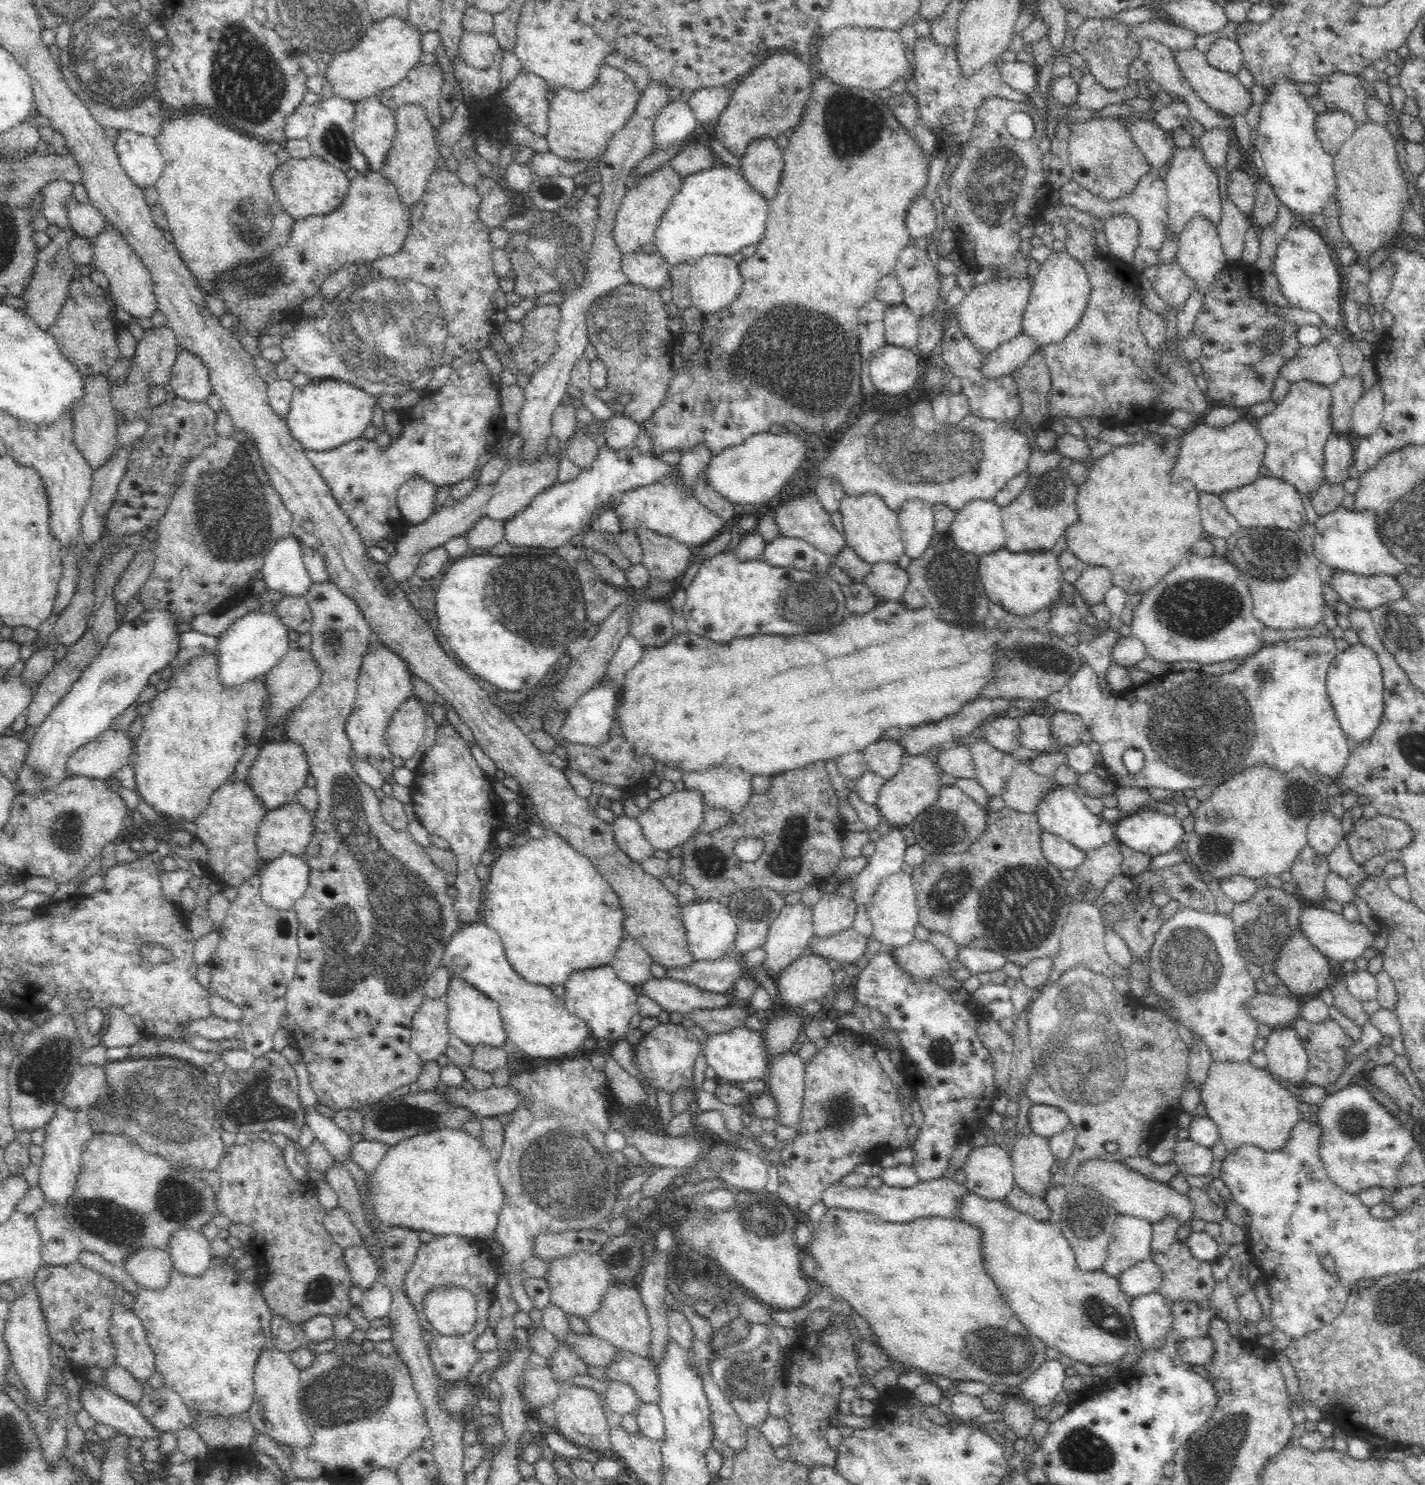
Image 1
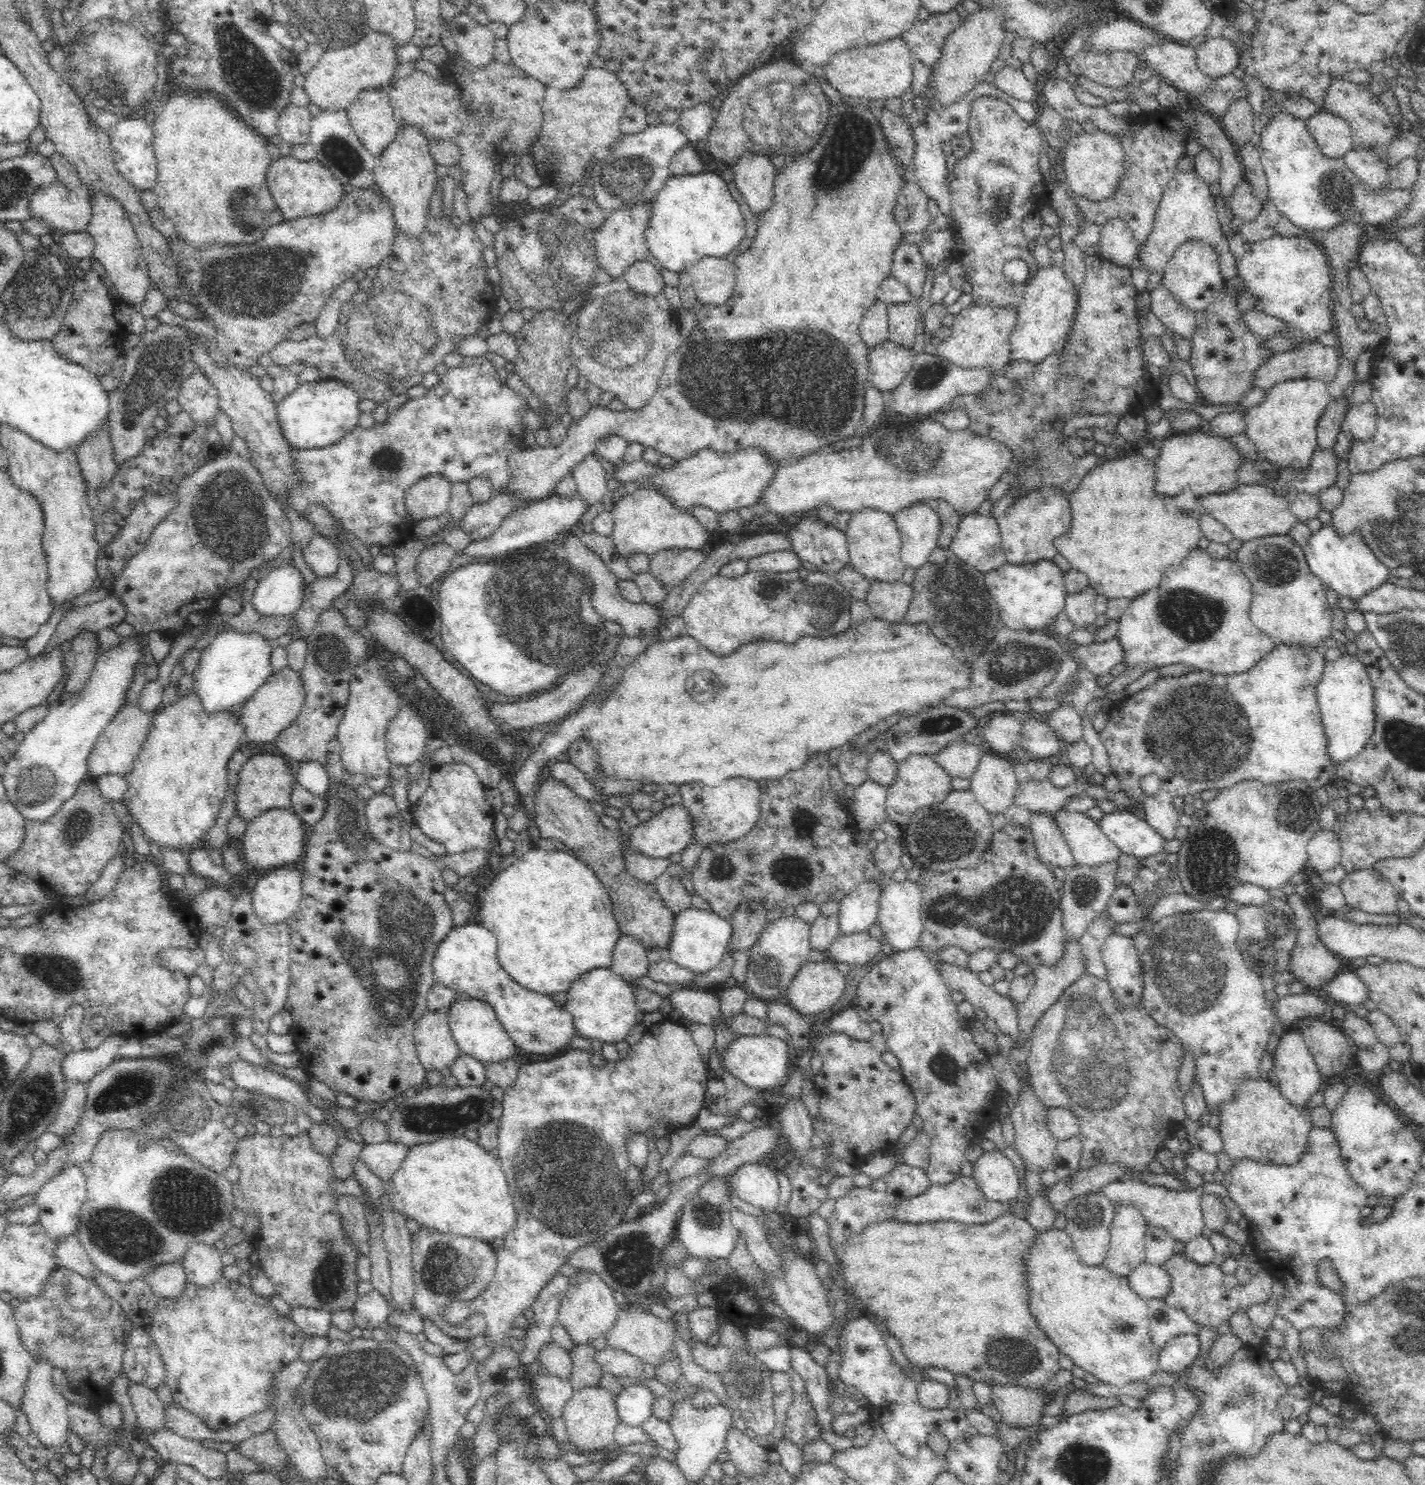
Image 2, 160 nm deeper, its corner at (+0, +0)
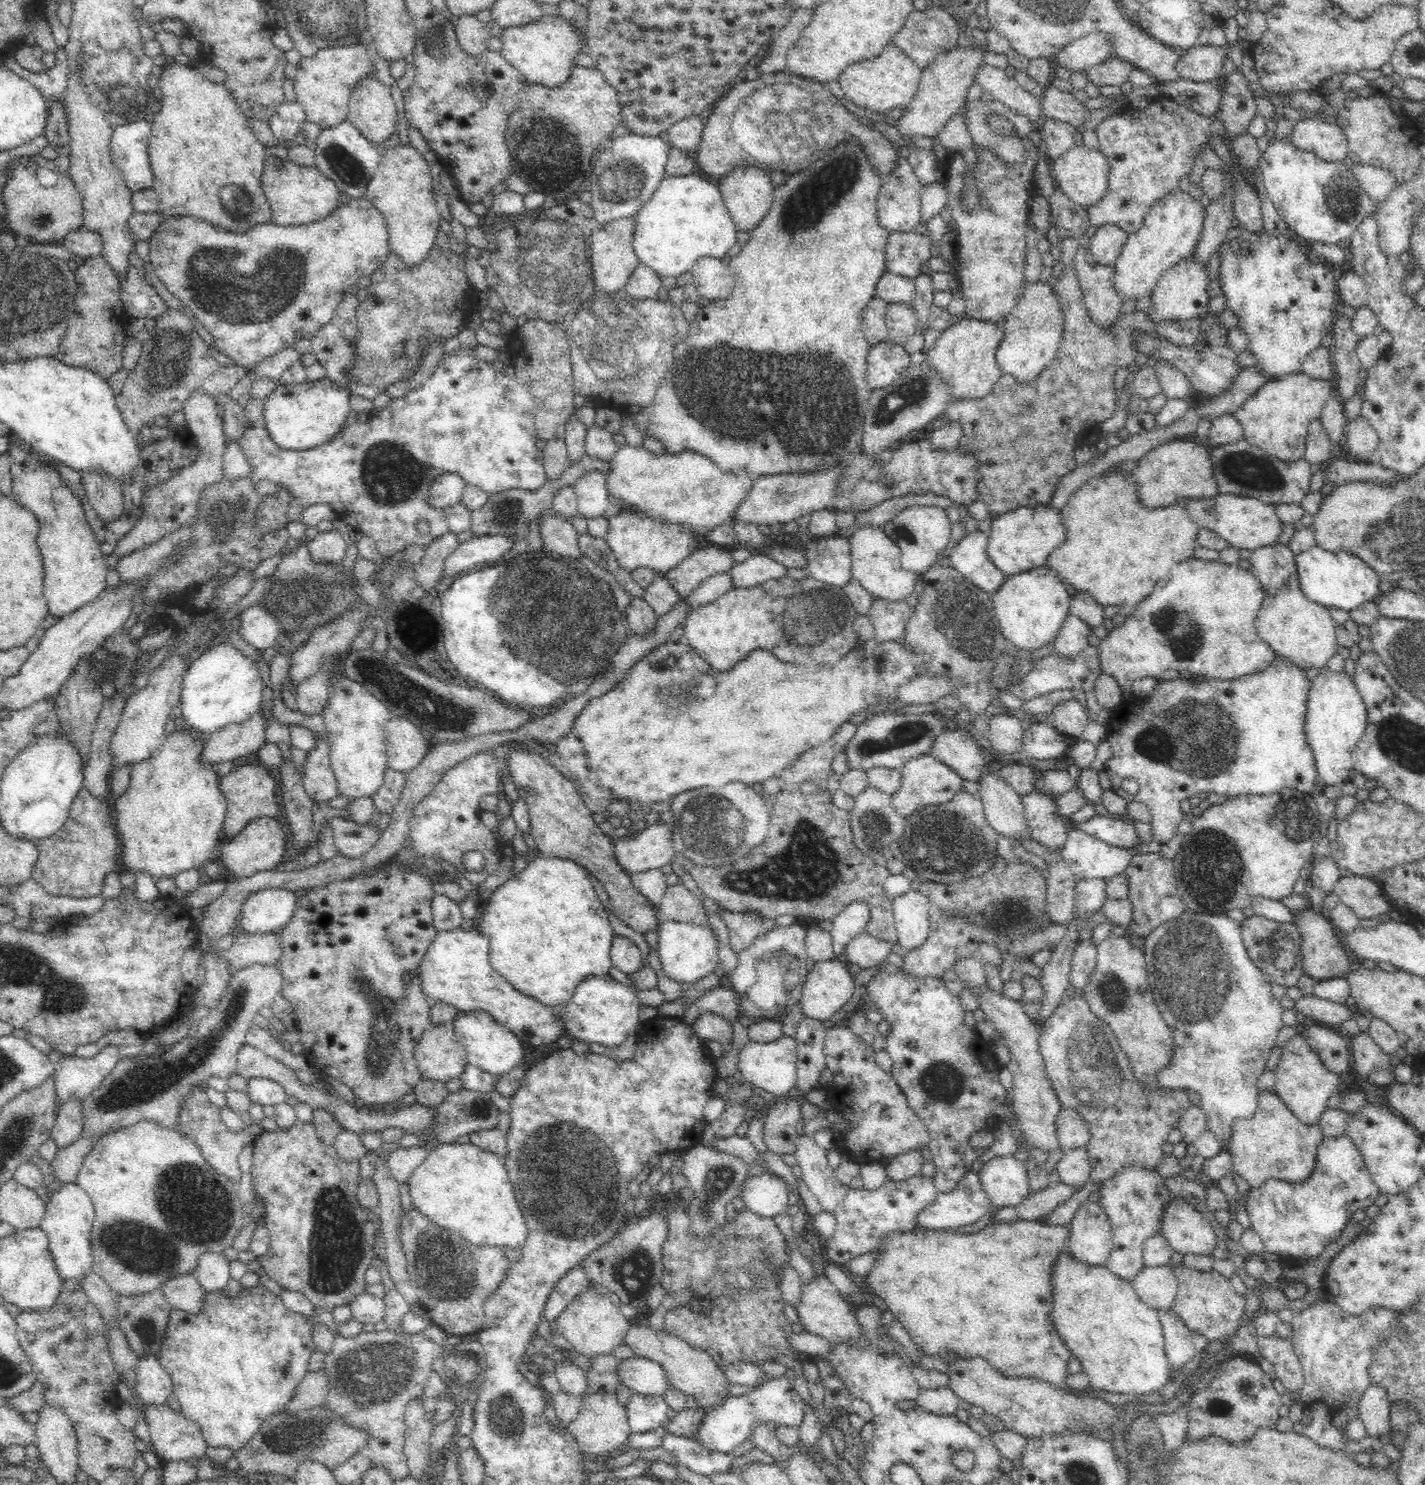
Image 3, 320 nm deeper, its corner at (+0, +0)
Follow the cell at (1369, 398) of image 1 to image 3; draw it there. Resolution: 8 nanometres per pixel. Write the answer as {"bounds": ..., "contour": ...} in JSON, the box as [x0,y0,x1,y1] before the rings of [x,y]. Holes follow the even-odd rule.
{"bounds":[1343,417,1379,462],"contour":[[[1364,417],[1347,420],[1343,446],[1345,456],[1349,460],[1366,462],[1377,450],[1379,436]]]}

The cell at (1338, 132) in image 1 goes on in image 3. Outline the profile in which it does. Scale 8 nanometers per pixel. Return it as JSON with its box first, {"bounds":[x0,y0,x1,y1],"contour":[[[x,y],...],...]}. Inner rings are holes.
{"bounds":[1289,117,1349,162],"contour":[[[1323,117],[1295,122],[1289,139],[1296,148],[1313,152],[1318,158],[1329,162],[1343,161],[1349,151],[1348,139],[1342,127],[1326,122]]]}

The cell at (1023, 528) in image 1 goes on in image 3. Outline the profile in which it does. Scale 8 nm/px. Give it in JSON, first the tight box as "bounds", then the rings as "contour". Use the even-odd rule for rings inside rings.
{"bounds":[987,504,1066,576],"contour":[[[1039,504],[997,514],[991,522],[991,533],[987,542],[988,557],[992,564],[1006,576],[1045,567],[1050,554],[1059,548],[1066,538],[1066,527],[1061,521],[1059,510],[1060,508]]]}

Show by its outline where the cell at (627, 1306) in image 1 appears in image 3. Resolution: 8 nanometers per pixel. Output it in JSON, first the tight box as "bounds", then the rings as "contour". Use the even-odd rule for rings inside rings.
{"bounds":[622,1322,729,1409],"contour":[[[648,1322],[629,1325],[622,1340],[637,1356],[646,1357],[662,1366],[669,1384],[681,1391],[686,1397],[694,1397],[700,1409],[712,1409],[729,1398],[729,1381],[724,1377],[717,1362],[701,1348],[690,1346],[685,1340],[668,1334],[666,1331],[654,1331]]]}

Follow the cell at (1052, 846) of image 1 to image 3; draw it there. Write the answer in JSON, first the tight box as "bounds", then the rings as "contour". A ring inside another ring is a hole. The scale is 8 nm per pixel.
{"bounds":[1021,789,1070,851],"contour":[[[1034,789],[1021,795],[1021,801],[1031,838],[1048,849],[1060,851],[1066,842],[1070,824],[1059,813],[1054,797],[1044,790]]]}

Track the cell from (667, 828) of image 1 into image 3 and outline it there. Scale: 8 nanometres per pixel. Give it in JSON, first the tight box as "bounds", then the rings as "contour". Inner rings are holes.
{"bounds":[614,821,678,875],"contour":[[[659,821],[634,835],[622,836],[614,844],[615,859],[630,875],[670,864],[678,857],[672,849],[672,832],[674,826],[668,828]]]}

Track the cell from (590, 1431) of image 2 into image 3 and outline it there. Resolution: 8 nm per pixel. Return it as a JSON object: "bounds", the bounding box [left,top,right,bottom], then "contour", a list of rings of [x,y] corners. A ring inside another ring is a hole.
{"bounds":[567,1392,631,1459],"contour":[[[598,1392],[582,1398],[582,1407],[576,1420],[567,1425],[567,1431],[573,1434],[582,1453],[588,1458],[603,1459],[626,1448],[631,1435],[625,1407],[618,1402],[615,1394]]]}

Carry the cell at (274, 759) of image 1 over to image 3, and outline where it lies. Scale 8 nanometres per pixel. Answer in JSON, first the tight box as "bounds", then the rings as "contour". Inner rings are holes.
{"bounds":[219,764,280,836],"contour":[[[247,764],[234,768],[220,778],[219,787],[227,800],[227,811],[223,824],[223,831],[226,836],[236,836],[255,818],[264,816],[272,818],[278,814],[278,807],[280,806],[278,786],[265,766]]]}

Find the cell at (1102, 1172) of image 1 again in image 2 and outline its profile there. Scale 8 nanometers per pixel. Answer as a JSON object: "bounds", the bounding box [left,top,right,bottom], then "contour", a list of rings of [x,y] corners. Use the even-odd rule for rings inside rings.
{"bounds":[1101,1180,1229,1243],"contour":[[[1120,1180],[1109,1183],[1104,1190],[1102,1188],[1101,1192],[1104,1192],[1106,1196],[1110,1196],[1113,1204],[1134,1205],[1134,1207],[1138,1208],[1138,1212],[1142,1213],[1142,1216],[1150,1226],[1170,1231],[1170,1235],[1174,1240],[1184,1243],[1198,1238],[1202,1234],[1202,1228],[1205,1226],[1201,1209],[1202,1194],[1214,1193],[1221,1197],[1229,1196],[1228,1190],[1223,1184],[1216,1182],[1206,1182],[1204,1186],[1200,1186],[1196,1190],[1190,1189],[1189,1191],[1177,1192],[1141,1181]]]}

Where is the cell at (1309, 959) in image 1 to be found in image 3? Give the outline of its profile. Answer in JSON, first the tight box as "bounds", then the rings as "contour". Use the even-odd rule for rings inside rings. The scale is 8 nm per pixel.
{"bounds":[1293,906,1352,981],"contour":[[[1310,906],[1304,911],[1293,911],[1295,915],[1294,923],[1301,934],[1302,965],[1305,974],[1312,977],[1314,981],[1322,981],[1330,978],[1346,977],[1352,968],[1350,958],[1346,954],[1344,944],[1341,943],[1337,934],[1337,929],[1331,925],[1329,920],[1320,913],[1316,914]]]}

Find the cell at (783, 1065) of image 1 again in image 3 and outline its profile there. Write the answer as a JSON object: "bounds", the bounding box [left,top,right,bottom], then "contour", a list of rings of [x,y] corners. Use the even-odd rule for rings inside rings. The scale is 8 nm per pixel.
{"bounds":[794,1132,849,1213],"contour":[[[800,1132],[794,1155],[802,1171],[801,1179],[818,1199],[823,1212],[832,1213],[842,1202],[849,1187],[838,1181],[826,1160],[827,1149],[819,1147],[813,1137]]]}

